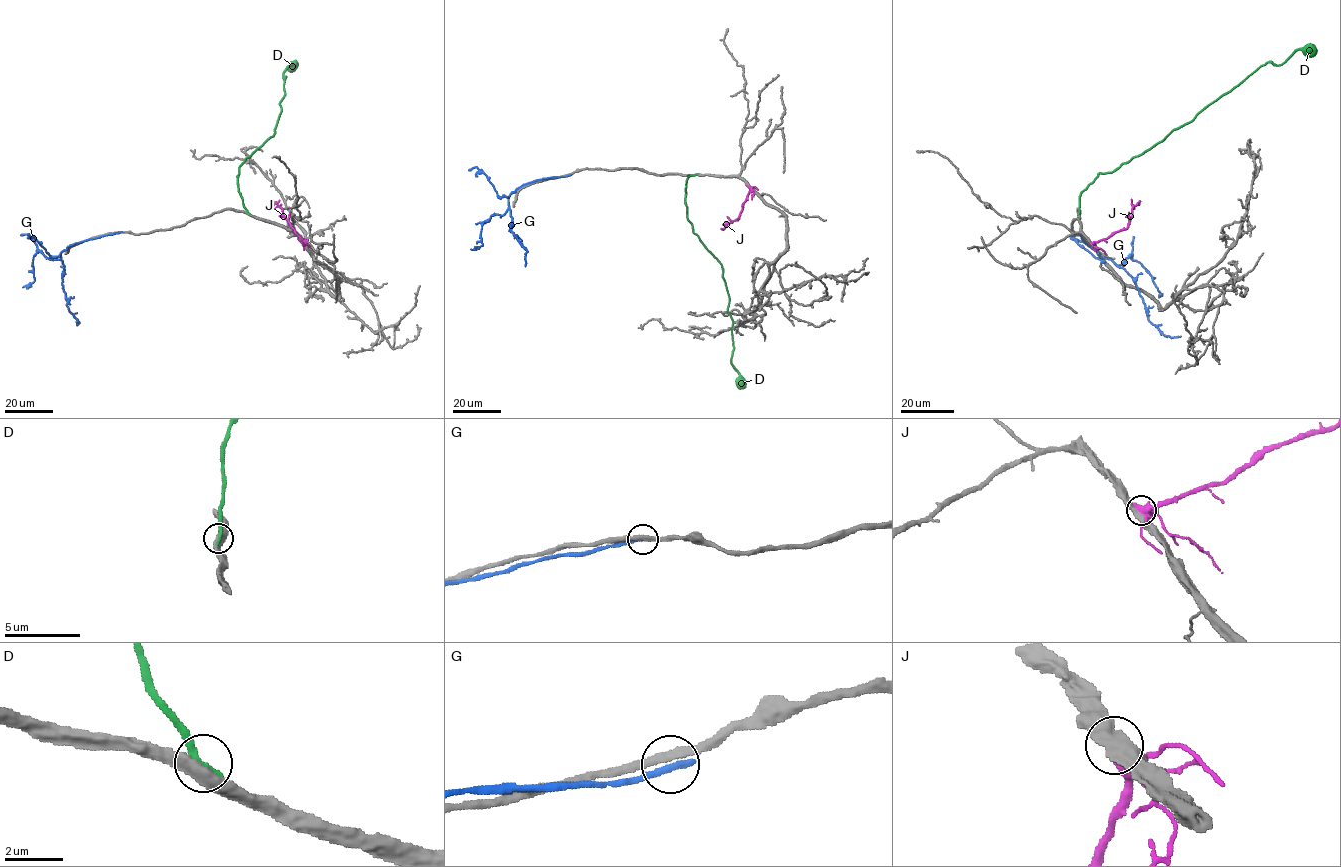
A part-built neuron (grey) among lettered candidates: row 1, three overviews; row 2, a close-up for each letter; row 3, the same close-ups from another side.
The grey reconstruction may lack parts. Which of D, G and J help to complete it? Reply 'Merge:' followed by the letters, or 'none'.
Merge: D

